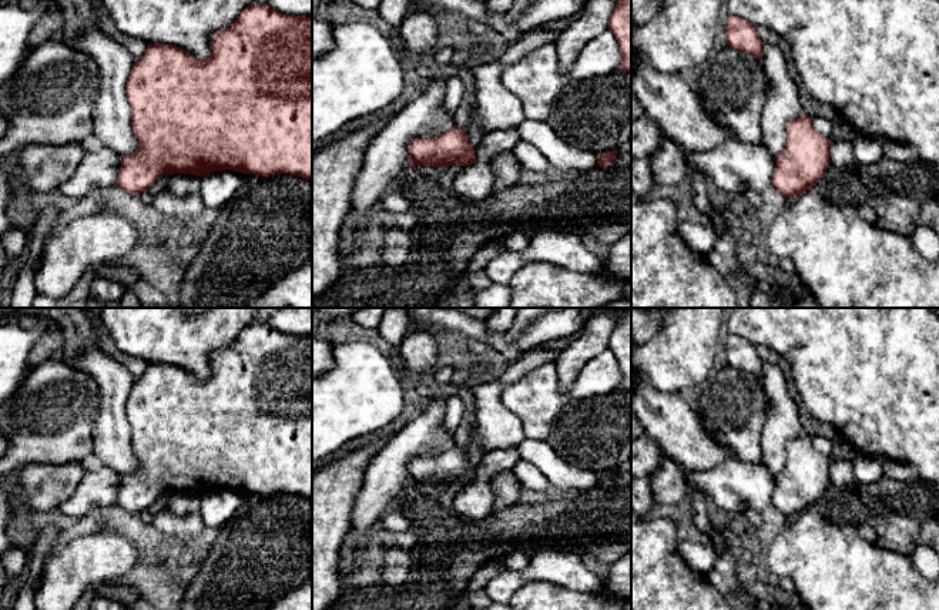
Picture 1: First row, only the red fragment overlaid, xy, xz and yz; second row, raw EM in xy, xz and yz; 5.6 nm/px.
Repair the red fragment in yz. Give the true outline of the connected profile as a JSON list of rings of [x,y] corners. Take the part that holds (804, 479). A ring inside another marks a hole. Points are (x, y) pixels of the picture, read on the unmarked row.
[[[808,433],[788,440],[785,466],[775,476],[771,505],[785,517],[815,506],[828,487],[829,465],[829,458],[814,449]]]

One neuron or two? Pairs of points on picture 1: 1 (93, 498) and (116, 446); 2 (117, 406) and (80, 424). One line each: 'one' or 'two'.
1: two
2: two

